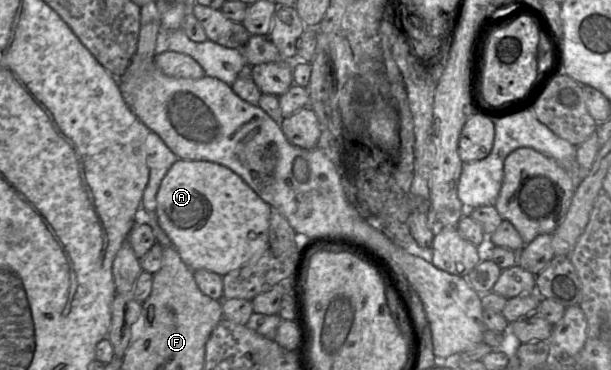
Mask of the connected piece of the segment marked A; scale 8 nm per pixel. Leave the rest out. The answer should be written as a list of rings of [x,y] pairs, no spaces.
[[[178,159],[162,179],[156,201],[159,226],[193,271],[205,269],[224,276],[269,249],[272,207],[224,165]]]

